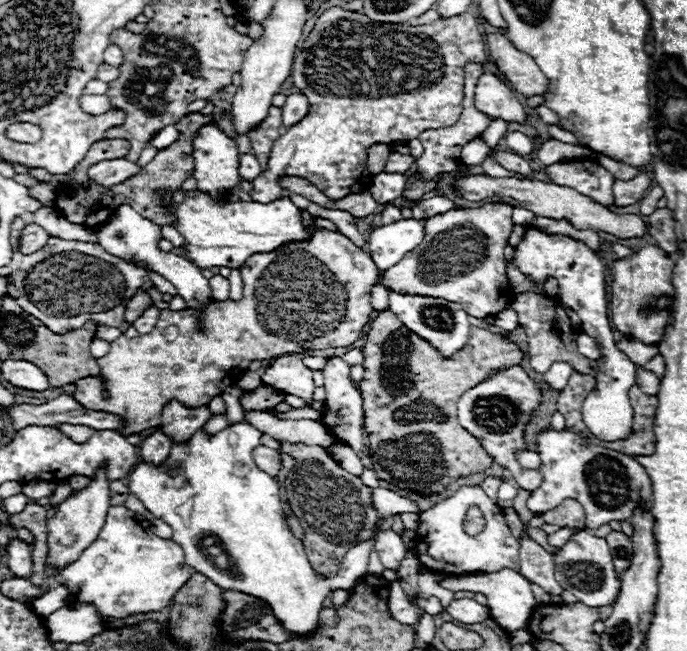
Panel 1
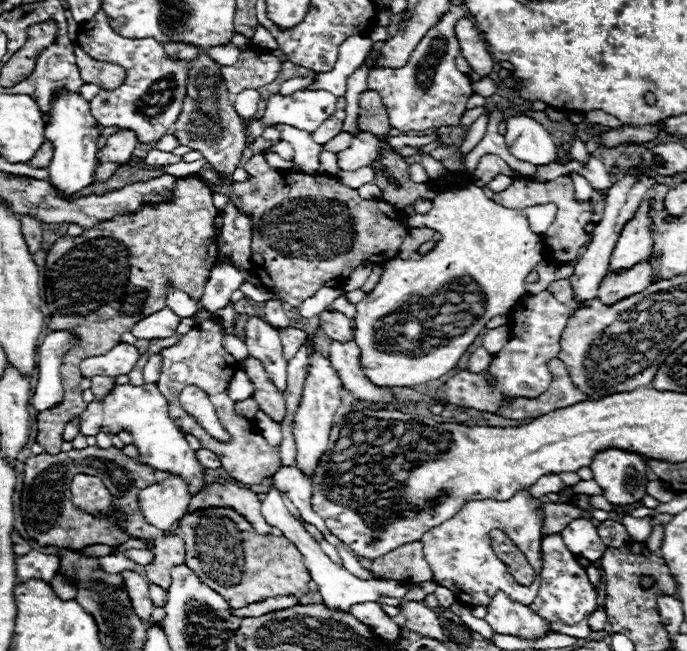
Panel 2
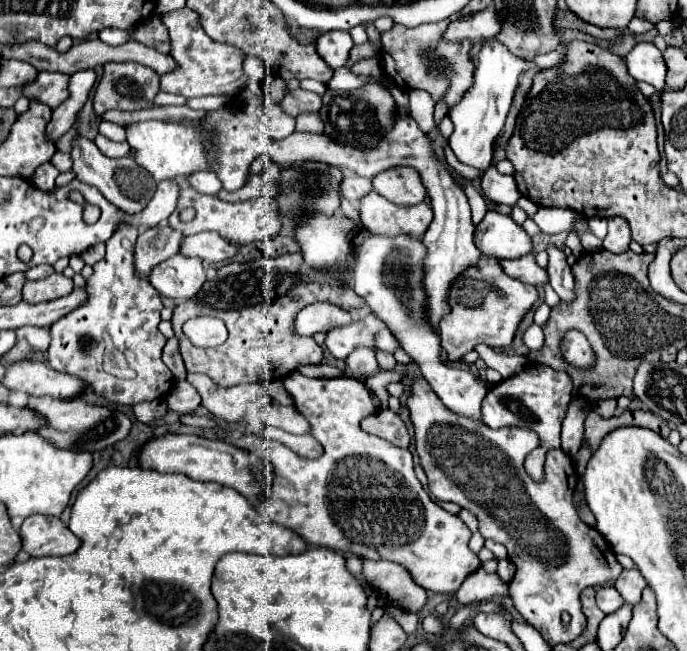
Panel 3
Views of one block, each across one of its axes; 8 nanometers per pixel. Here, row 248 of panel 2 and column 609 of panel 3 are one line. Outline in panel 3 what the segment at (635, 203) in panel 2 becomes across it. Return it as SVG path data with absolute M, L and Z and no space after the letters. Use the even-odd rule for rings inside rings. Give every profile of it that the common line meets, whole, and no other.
M602 586L596 590L596 602L604 614L610 614L624 604L624 598L614 590L614 586Z

